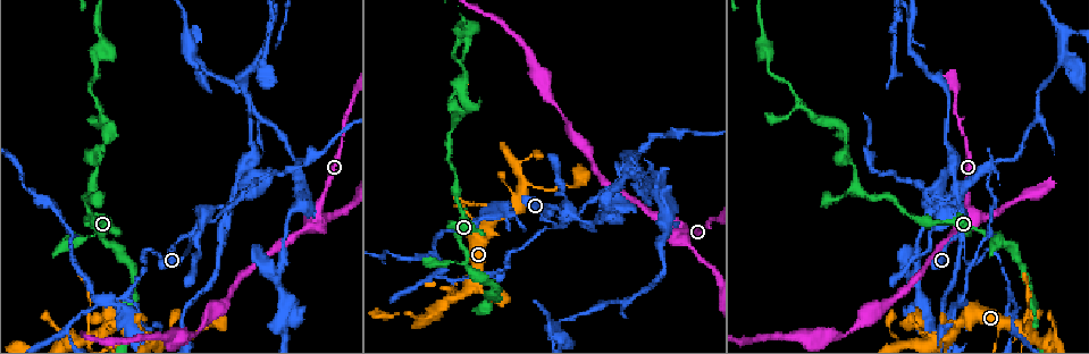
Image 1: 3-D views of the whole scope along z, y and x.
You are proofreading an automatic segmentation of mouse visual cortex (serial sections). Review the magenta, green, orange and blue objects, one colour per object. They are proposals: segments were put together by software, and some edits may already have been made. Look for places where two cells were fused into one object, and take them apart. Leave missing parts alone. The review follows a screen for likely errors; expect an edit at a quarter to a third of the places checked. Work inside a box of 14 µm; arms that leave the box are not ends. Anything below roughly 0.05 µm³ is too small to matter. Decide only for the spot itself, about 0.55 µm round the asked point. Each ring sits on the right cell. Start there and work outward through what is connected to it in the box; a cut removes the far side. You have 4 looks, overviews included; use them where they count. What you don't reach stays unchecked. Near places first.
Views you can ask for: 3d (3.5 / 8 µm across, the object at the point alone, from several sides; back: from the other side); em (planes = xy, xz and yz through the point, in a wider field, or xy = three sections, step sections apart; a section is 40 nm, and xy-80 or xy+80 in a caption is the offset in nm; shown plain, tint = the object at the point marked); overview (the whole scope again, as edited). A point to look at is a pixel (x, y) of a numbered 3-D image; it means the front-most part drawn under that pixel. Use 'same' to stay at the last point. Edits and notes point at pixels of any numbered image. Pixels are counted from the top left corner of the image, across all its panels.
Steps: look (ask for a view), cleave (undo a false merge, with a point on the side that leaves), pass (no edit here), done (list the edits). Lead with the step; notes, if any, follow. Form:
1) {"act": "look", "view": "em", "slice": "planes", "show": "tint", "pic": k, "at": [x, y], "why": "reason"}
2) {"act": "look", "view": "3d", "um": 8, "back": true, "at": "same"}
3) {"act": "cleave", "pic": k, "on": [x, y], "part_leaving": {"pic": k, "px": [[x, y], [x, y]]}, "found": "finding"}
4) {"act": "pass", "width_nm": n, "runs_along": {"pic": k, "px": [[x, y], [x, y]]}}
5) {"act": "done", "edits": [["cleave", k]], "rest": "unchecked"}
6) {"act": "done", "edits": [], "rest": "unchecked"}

{"act": "look", "view": "3d", "um": 8, "back": true, "pic": 1, "at": [193, 234], "why": "two arms in line, one across"}

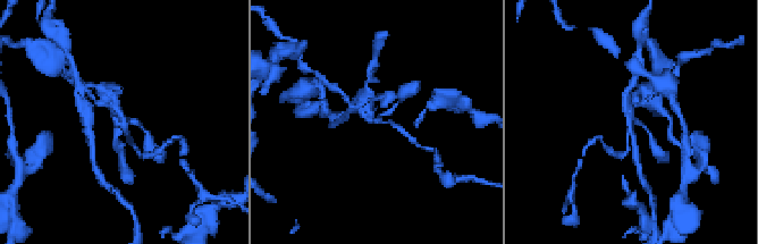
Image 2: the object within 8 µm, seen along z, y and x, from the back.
{"act": "look", "view": "em", "slice": "xy", "step": 2, "show": "tint", "pic": 2, "at": [380, 119], "arms": 3, "arm_widths_nm": [150, 150, 200]}

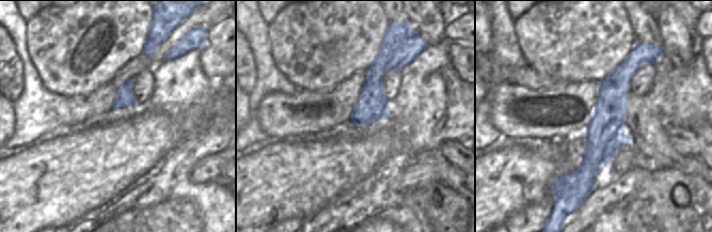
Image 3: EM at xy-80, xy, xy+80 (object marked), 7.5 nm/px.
{"act": "cleave", "pic": 2, "on": [87, 107], "part_leaving": {"pic": 2, "px": [[117, 104], [94, 86]]}, "found": "a second cell is stuck on"}

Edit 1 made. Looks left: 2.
{"act": "look", "view": "3d", "um": 3.5, "back": true, "pic": 1, "at": [466, 264], "why": "thick turns thin"}

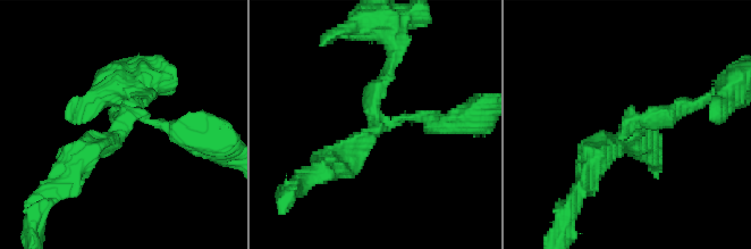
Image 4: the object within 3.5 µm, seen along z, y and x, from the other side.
{"act": "look", "view": "em", "slice": "xy", "step": 1, "show": "tint", "pic": 4, "at": [121, 121]}

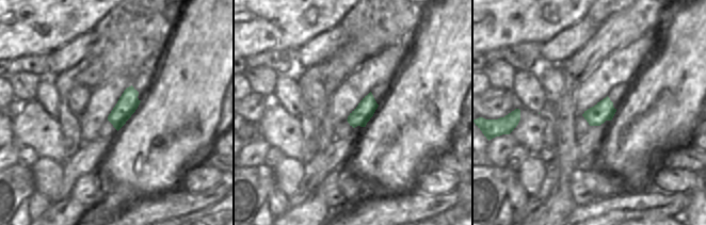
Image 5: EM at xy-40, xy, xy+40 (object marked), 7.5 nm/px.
{"act": "pass", "runs_along": {"pic": 4, "px": [[396, 57], [374, 130], [330, 165]]}, "found": "all the same cell"}

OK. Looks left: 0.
{"act": "done", "edits": [["cleave", 2]], "rest": "unchecked"}

